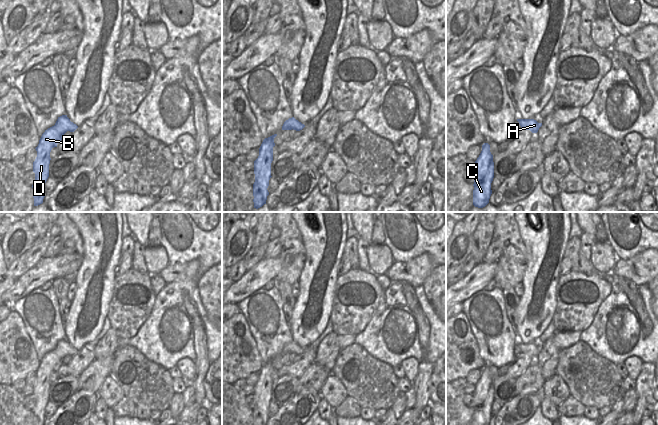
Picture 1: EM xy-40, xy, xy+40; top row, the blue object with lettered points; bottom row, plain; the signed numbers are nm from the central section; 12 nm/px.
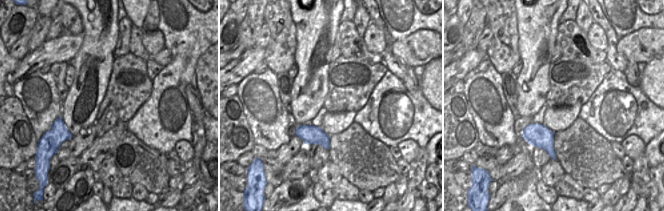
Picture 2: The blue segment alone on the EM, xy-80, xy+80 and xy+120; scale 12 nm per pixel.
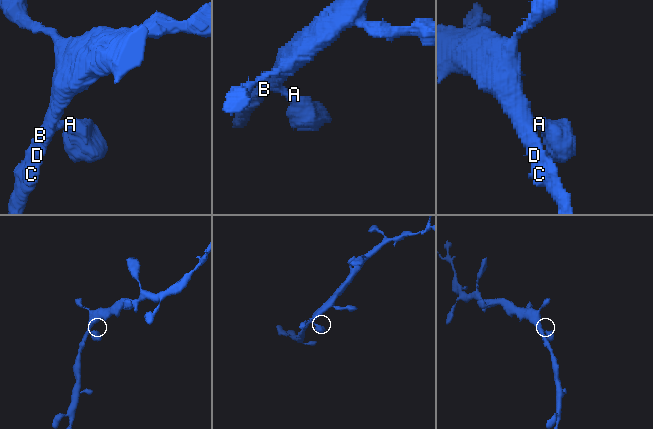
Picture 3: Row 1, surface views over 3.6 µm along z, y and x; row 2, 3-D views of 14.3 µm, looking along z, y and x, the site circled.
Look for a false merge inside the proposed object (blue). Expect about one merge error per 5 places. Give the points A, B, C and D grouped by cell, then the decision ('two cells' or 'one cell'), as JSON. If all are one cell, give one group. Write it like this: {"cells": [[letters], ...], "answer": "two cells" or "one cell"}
{"cells": [["A", "B", "C", "D"]], "answer": "one cell"}

